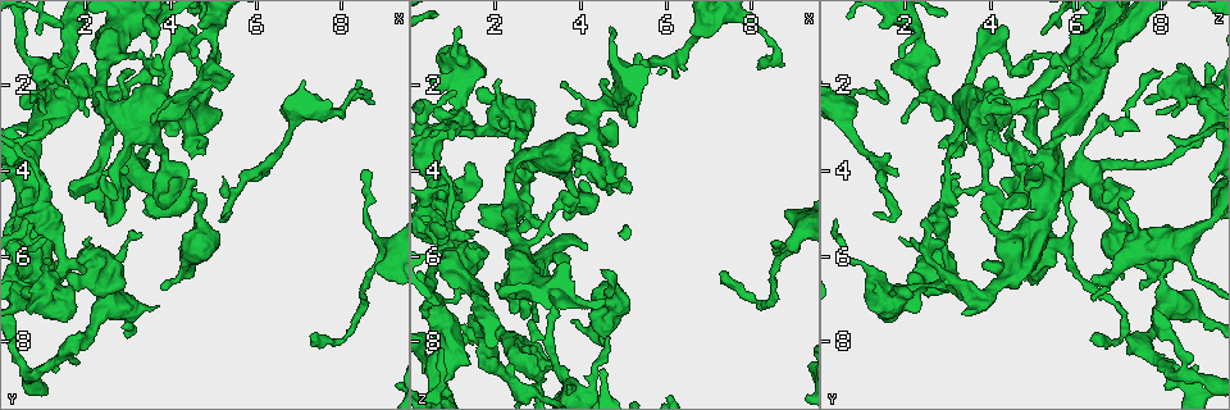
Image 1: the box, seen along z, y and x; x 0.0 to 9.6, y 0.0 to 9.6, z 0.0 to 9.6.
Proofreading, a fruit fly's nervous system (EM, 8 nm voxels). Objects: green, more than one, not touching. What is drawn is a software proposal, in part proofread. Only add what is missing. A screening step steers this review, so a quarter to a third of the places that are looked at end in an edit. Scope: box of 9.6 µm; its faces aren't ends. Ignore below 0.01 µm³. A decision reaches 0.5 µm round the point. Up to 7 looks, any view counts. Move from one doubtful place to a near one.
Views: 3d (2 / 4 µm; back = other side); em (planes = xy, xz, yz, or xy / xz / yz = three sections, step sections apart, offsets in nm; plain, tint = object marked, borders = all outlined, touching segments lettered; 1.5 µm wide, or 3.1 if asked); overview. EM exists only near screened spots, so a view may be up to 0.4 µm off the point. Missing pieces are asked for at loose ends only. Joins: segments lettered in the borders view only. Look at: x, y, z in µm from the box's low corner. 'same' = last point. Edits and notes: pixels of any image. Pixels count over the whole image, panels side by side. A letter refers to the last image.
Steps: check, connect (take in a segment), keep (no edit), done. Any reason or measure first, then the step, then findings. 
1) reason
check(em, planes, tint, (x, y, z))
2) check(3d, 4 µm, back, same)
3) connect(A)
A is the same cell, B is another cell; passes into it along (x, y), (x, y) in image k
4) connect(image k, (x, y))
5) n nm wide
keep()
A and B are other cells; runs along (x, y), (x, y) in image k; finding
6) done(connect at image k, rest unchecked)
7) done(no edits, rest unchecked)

free end
check(3d, 2 µm, (1.25, 6.20, 3.95))

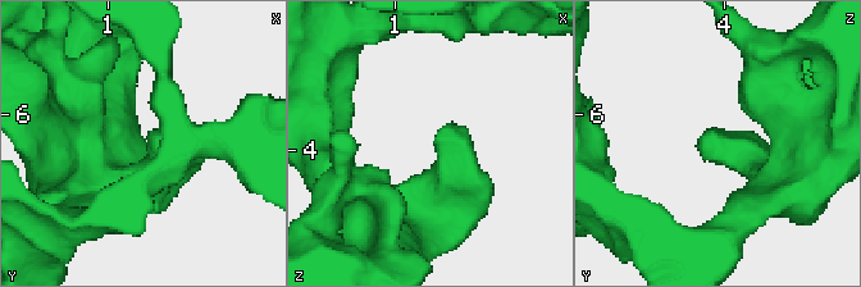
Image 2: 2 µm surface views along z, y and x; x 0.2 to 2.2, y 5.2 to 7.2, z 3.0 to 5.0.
need the tissue
check(em, xy, step 4, tint, (1.28, 6.16, 3.90))

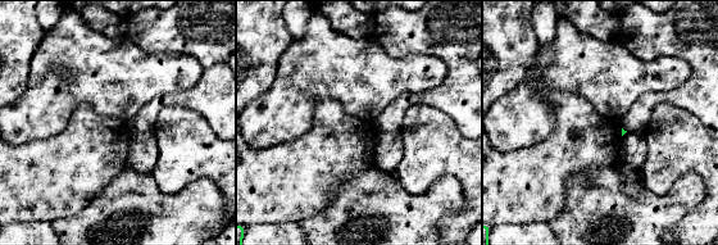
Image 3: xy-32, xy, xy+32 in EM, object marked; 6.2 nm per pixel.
another direction
check(em, planes, borders, same)

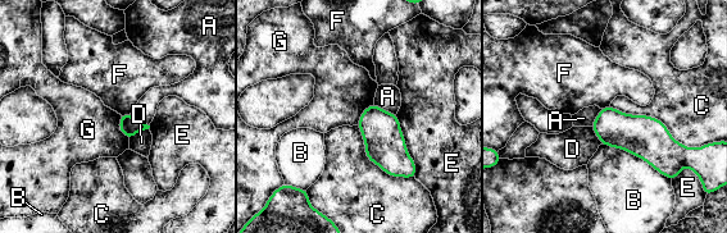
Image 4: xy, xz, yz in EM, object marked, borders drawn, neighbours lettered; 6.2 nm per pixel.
C touches over 550 nm
keep()
A, B, C, D, E, F and G are other cells; border along (119, 115), (119, 131), (128, 140) in image 4; none of them fits

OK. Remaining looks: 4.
check(em, yz, step 8, tint, (4.60, 4.50, 6.25))

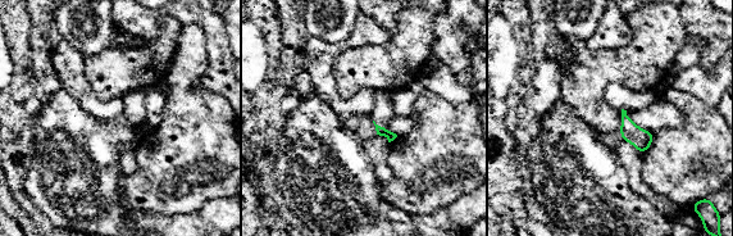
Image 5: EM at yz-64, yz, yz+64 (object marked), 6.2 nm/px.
cut it another way
check(em, planes, tint, same)

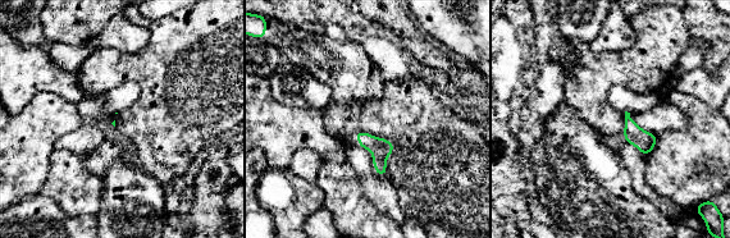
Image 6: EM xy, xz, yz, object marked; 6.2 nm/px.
what lies round it
check(em, planes, borders, same)

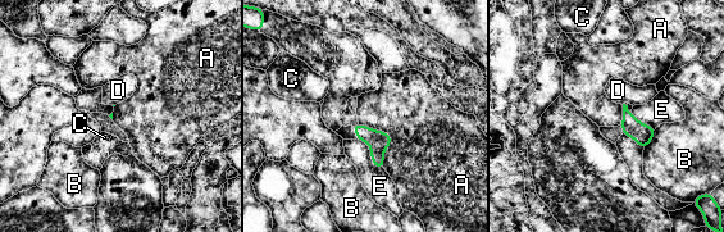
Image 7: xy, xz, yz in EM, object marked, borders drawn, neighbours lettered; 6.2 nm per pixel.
keep()
A, B, C, D and E are other cells; border along (359, 122), (390, 136), (385, 168) in image 7; none of them fits

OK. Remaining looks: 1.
branch stops here
check(em, planes, borders, (7.30, 7.95, 6.35))

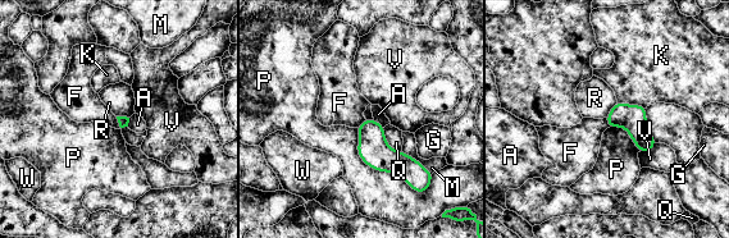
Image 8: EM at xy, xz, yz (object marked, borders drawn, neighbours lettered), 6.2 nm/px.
P touches over 550 nm
keep()
A, F, G, K, M, P, Q, R, V and W are other cells; border along (115, 117), (121, 128) in image 8; no lettered segment goes on from it

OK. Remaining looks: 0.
done(no edits, rest unchecked)

